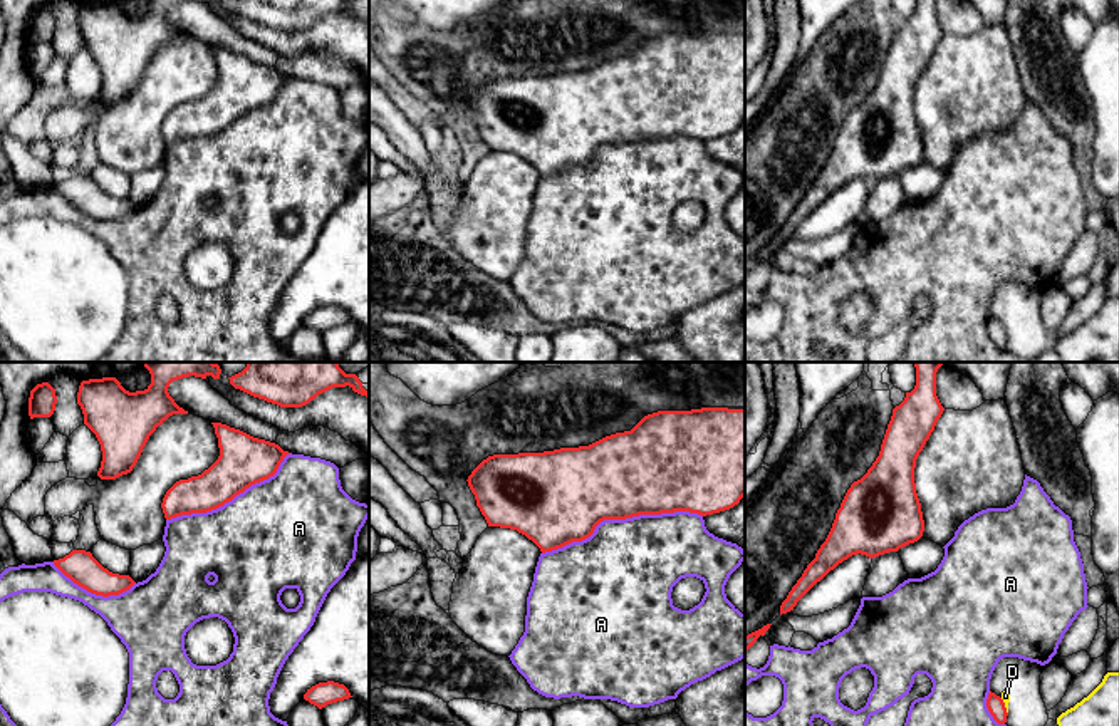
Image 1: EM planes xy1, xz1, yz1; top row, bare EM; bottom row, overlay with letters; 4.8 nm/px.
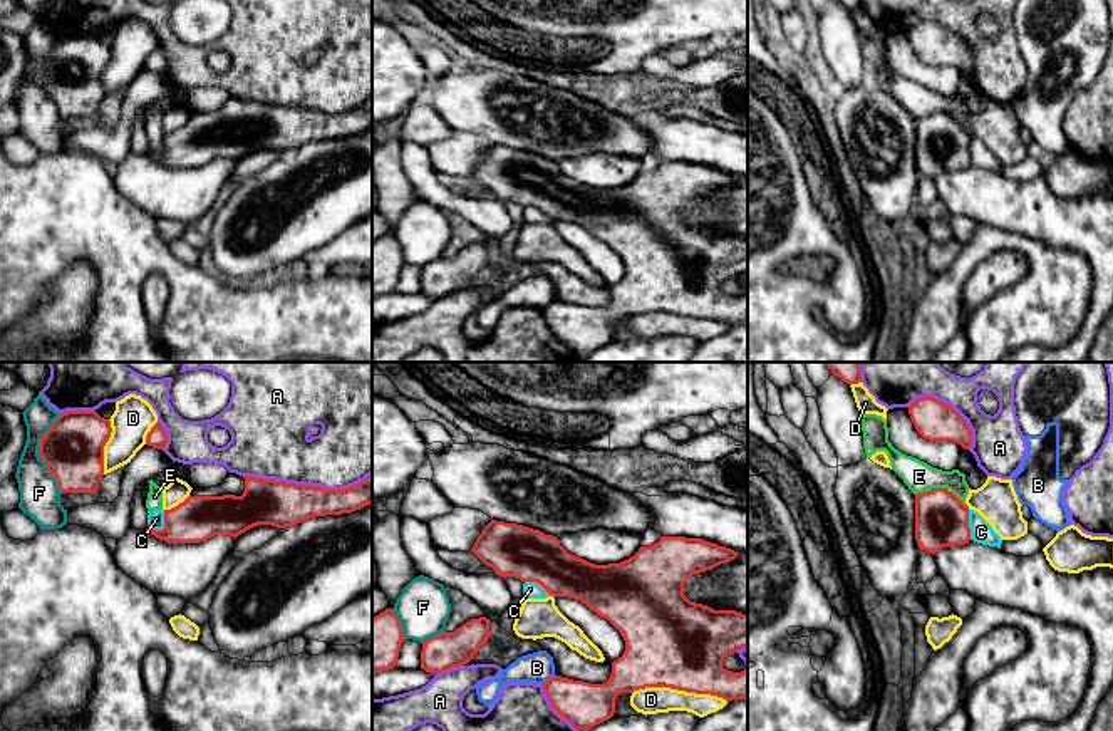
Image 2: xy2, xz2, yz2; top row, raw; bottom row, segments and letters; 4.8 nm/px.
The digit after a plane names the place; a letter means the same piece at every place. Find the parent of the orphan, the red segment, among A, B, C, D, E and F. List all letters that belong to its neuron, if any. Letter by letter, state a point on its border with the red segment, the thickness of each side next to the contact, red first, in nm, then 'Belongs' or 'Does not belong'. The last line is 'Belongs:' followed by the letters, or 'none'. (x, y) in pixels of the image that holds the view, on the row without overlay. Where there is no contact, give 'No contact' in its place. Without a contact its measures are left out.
A: Touches red at xz1 (621, 143). Thickness 420 nm (red) against 480 nm. Does not belong
B: Touches red at xz2 (550, 302). Thickness 220 nm (red) against 150 nm. Does not belong
C: Touches red at xy2 (165, 148). Thickness 220 nm (red) against 80 nm. Does not belong
D: Touches red at xz2 (679, 314). Thickness 440 nm (red) against 130 nm. Does not belong
E: Touches red at yz2 (932, 113). Thickness 260 nm (red) against 150 nm. Does not belong
F: Touches red at xy2 (39, 77). Thickness 300 nm (red) against 190 nm. Does not belong
Belongs: none

